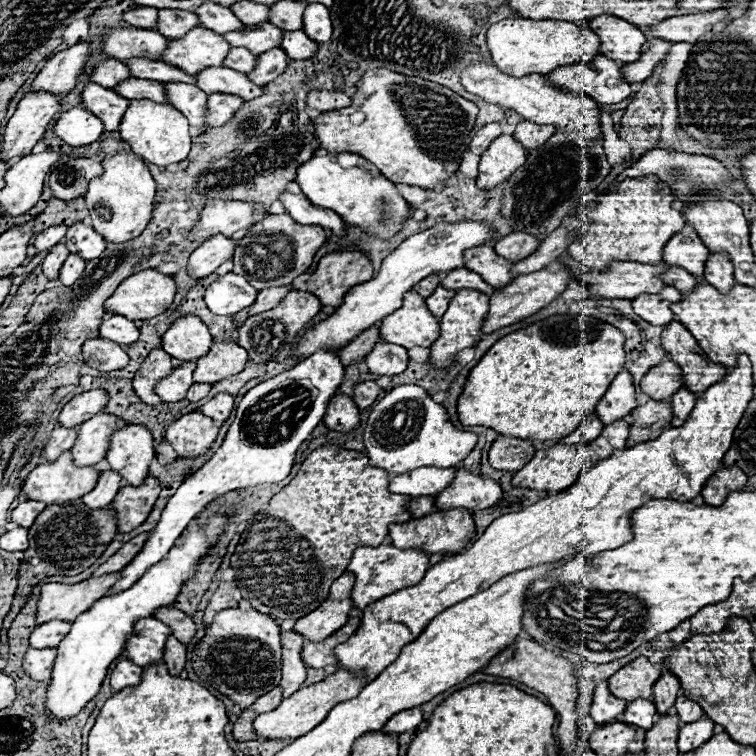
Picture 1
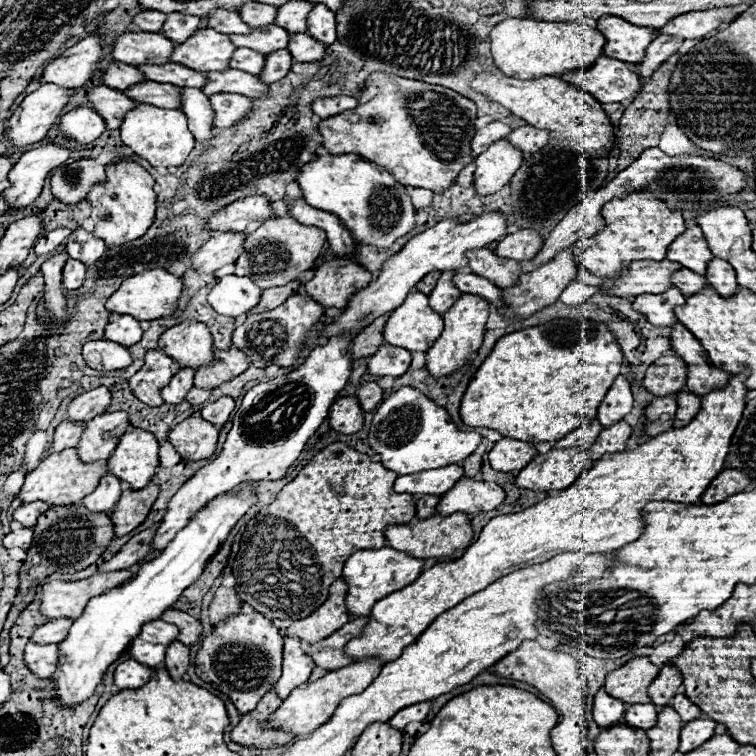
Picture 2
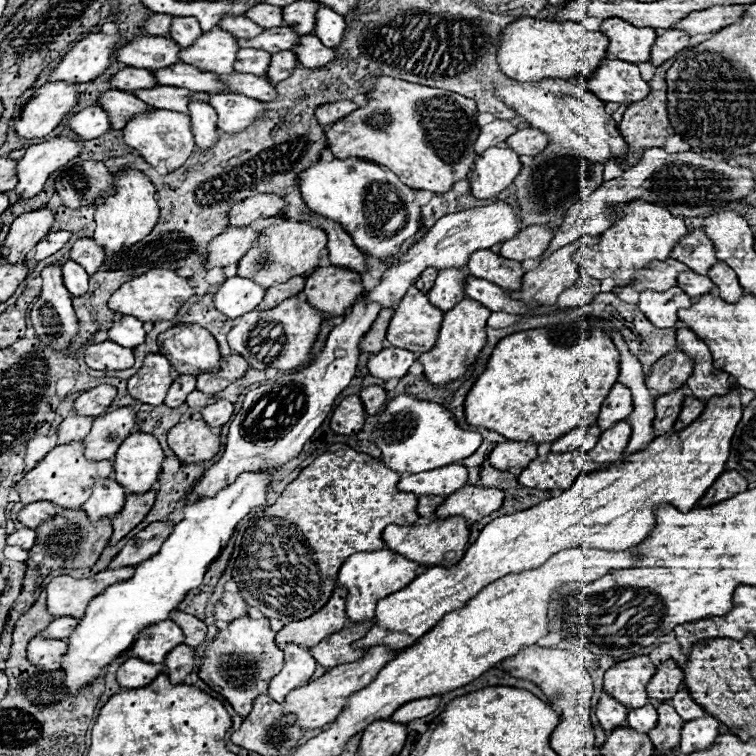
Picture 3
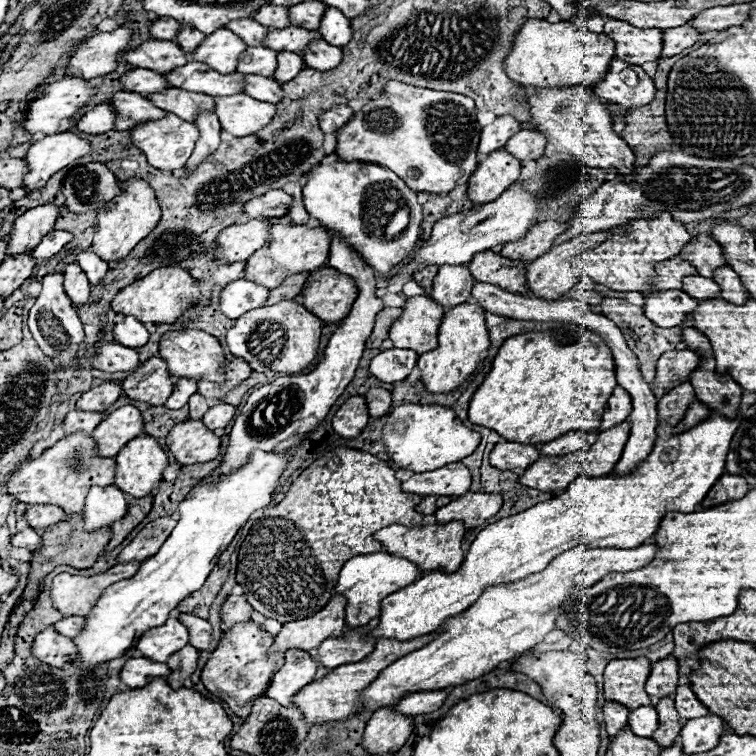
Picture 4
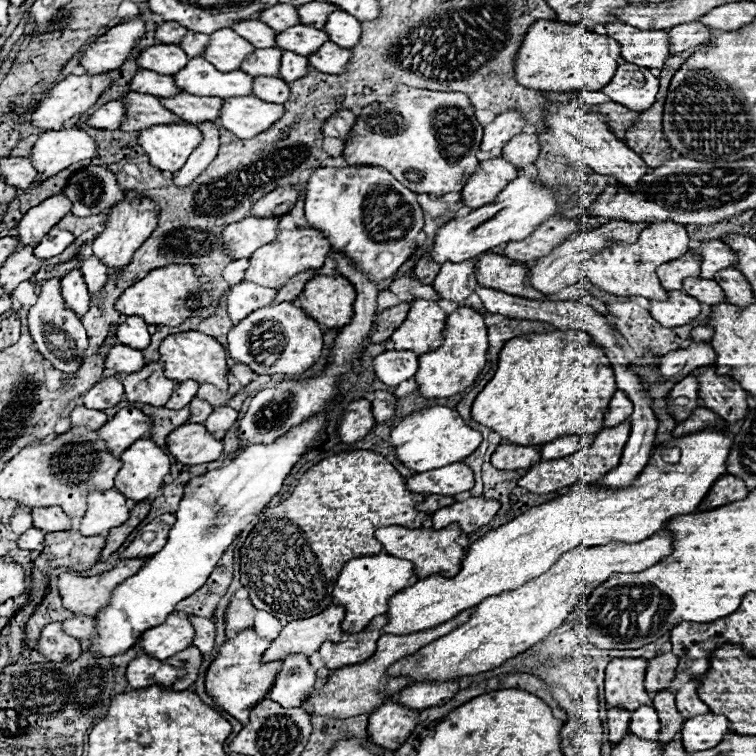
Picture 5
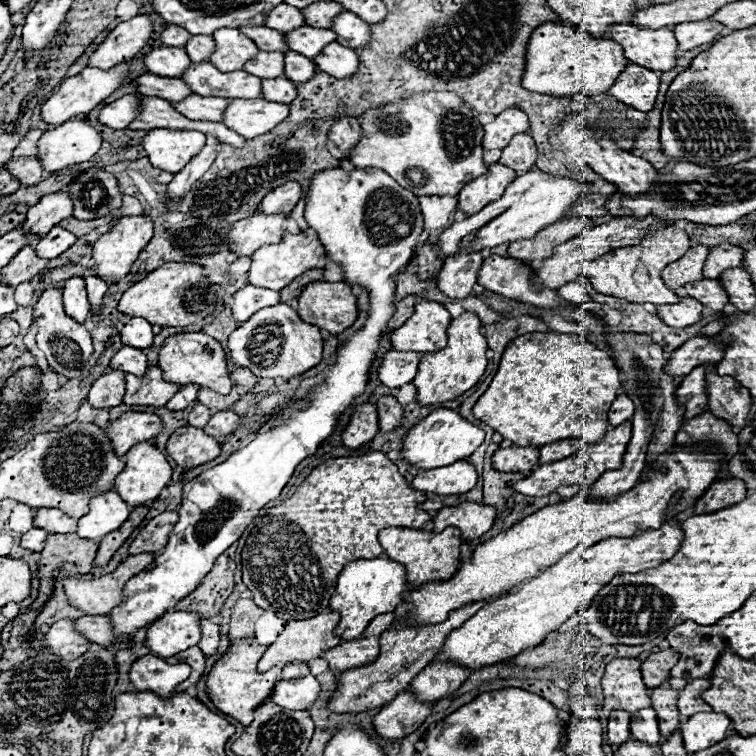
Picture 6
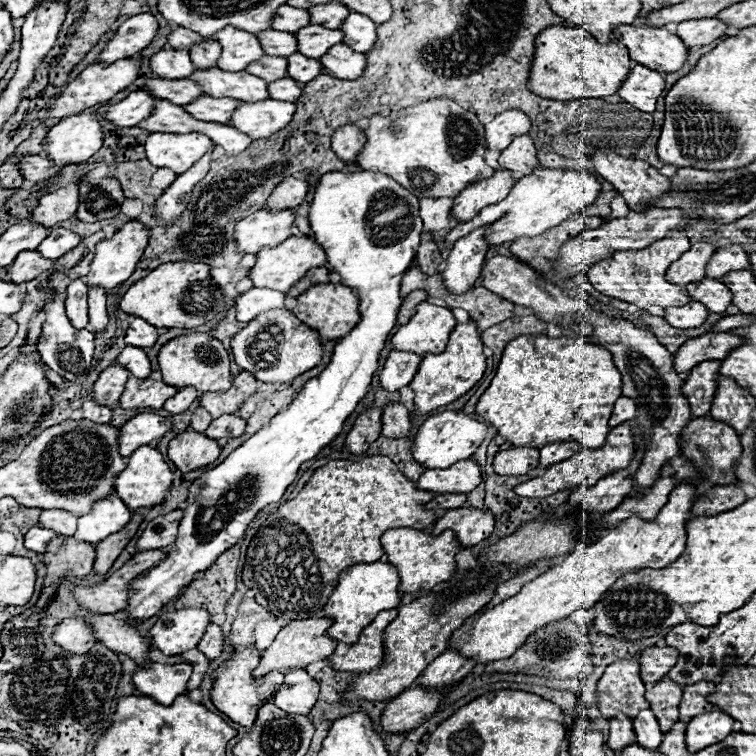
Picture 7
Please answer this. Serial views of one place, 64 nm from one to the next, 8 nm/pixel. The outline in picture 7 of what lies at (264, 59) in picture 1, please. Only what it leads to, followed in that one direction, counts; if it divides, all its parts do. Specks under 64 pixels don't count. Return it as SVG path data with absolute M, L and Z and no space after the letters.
M298 52L298 56L290 56L288 60L288 76L300 84L306 84L310 80L314 80L318 74L322 74L322 64L318 64L318 60L310 60L308 56L302 56Z

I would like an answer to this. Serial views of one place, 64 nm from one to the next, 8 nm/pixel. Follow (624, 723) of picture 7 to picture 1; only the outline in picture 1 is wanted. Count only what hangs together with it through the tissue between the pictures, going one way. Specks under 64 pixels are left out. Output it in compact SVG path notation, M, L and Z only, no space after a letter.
M606 680L596 684L594 694L592 694L592 704L590 704L590 716L594 718L596 724L608 724L608 722L620 720L624 708L626 708L624 700L610 696L606 688Z

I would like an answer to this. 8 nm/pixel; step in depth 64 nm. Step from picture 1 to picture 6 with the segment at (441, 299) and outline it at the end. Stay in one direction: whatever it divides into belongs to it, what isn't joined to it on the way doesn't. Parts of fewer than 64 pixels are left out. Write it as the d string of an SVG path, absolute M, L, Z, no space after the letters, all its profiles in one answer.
M472 234L464 238L462 252L458 252L458 256L444 260L444 266L436 278L438 290L448 298L466 298L474 290L478 268L482 264L482 254L464 250L472 238L474 238Z

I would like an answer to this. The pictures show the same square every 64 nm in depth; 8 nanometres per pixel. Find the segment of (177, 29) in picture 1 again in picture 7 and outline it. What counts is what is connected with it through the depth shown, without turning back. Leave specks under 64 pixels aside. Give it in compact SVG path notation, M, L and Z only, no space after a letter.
M204 40L202 44L194 44L190 48L190 58L196 68L212 68L220 56L220 44L216 40Z

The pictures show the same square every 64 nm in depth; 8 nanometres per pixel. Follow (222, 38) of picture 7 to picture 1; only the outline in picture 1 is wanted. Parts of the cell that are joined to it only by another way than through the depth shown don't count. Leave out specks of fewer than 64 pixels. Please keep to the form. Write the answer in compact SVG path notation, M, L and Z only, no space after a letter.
M198 26L178 40L170 38L166 52L162 52L162 62L186 74L198 74L206 66L222 66L228 50L230 44L222 36Z

